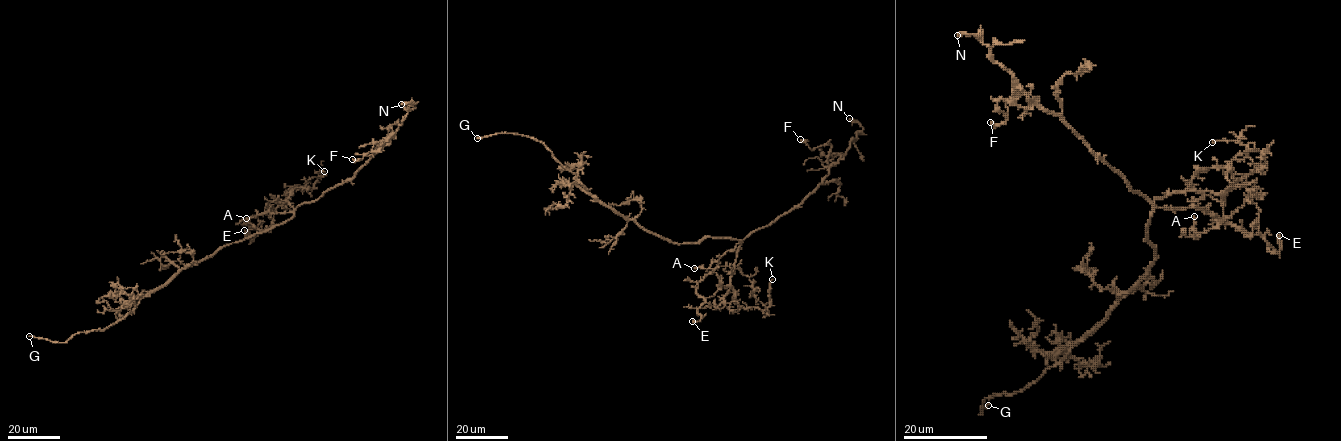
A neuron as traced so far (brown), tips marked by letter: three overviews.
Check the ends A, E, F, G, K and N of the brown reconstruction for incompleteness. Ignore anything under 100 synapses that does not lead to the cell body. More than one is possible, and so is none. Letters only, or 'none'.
G

